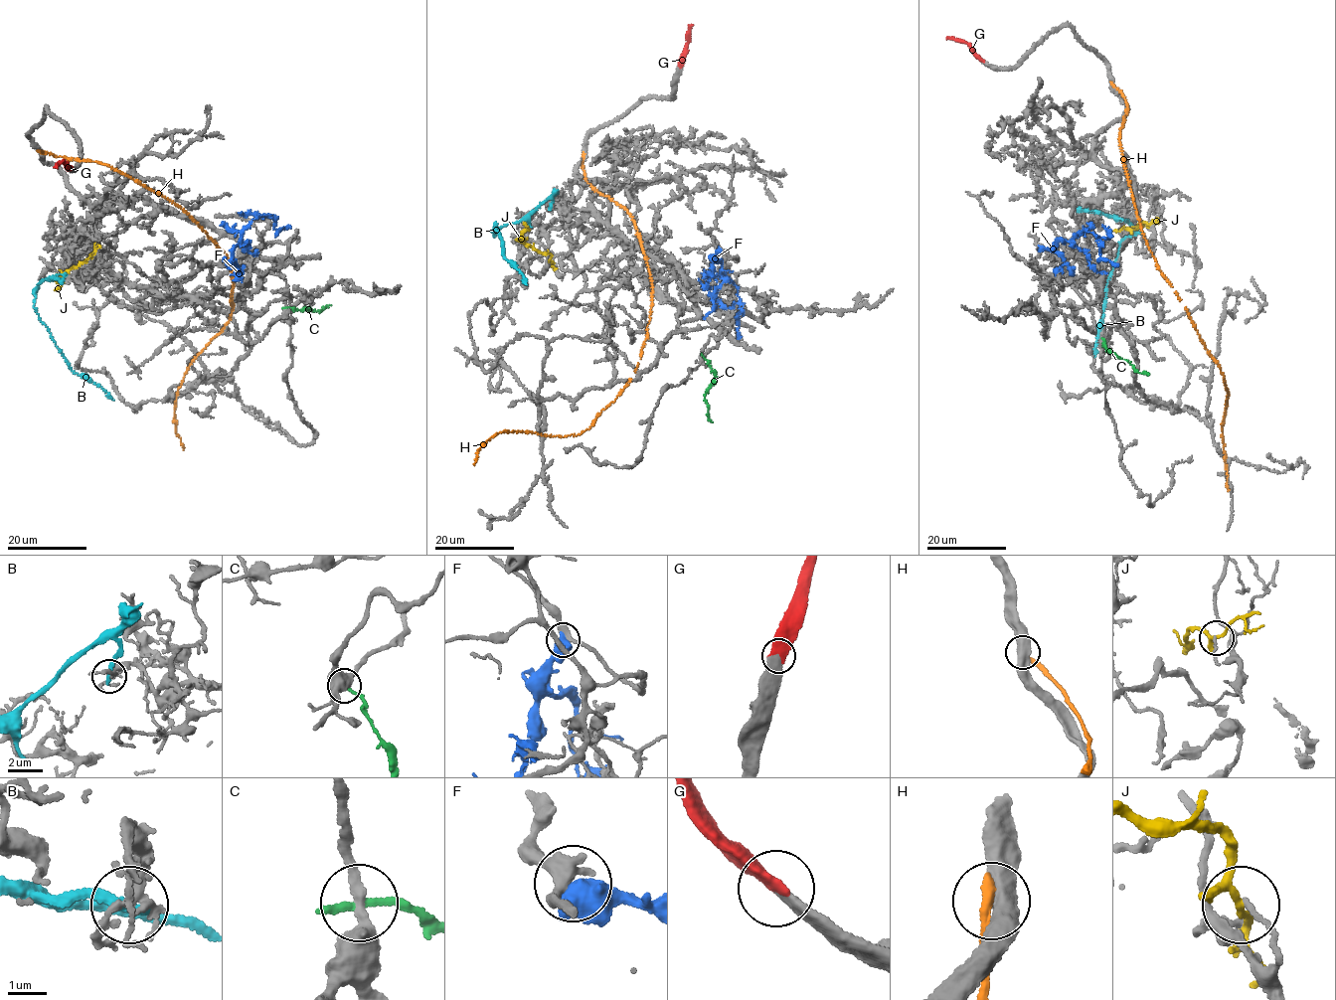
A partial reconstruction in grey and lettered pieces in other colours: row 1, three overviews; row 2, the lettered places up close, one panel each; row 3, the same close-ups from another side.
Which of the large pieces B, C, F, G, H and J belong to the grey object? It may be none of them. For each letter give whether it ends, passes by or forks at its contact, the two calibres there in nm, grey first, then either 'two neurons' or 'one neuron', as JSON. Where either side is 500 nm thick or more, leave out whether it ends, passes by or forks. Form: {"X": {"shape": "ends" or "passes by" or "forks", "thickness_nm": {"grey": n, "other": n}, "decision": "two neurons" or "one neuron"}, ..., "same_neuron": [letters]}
{"B": {"shape": "ends", "thickness_nm": {"grey": 190, "other": 300}, "decision": "two neurons"}, "C": {"shape": "ends", "thickness_nm": {"grey": 280, "other": 240}, "decision": "two neurons"}, "F": {"thickness_nm": {"grey": 360, "other": 700}, "decision": "two neurons"}, "G": {"shape": "ends", "thickness_nm": {"grey": 400, "other": 480}, "decision": "one neuron"}, "H": {"thickness_nm": {"grey": 550, "other": 320}, "decision": "two neurons"}, "J": {"shape": "forks", "thickness_nm": {"grey": 120, "other": 150}, "decision": "two neurons"}, "same_neuron": ["G"]}

